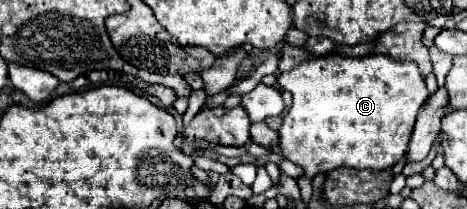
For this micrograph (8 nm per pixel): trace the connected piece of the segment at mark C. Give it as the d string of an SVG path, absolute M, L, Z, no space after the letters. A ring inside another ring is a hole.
M328 53L316 59L308 59L278 77L278 85L292 93L292 105L284 115L280 127L280 149L286 159L304 169L308 177L316 173L328 173L338 167L374 169L382 171L392 167L406 155L412 125L418 109L428 97L428 89L420 69L410 61L396 61L388 55L374 53L364 57L342 57Z

